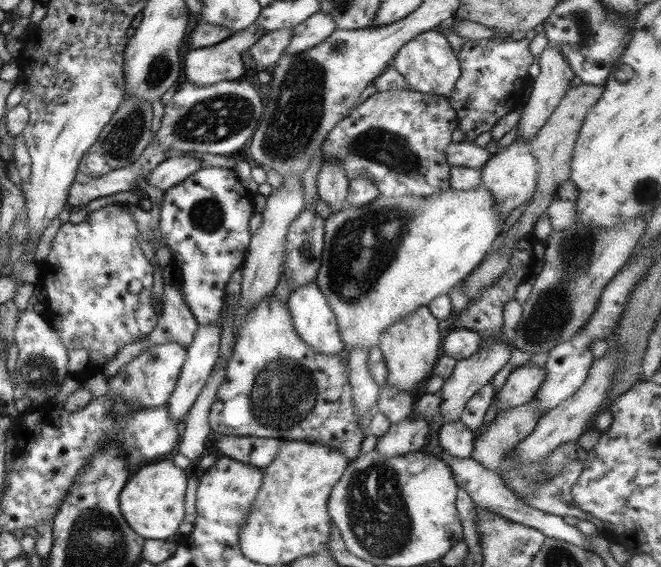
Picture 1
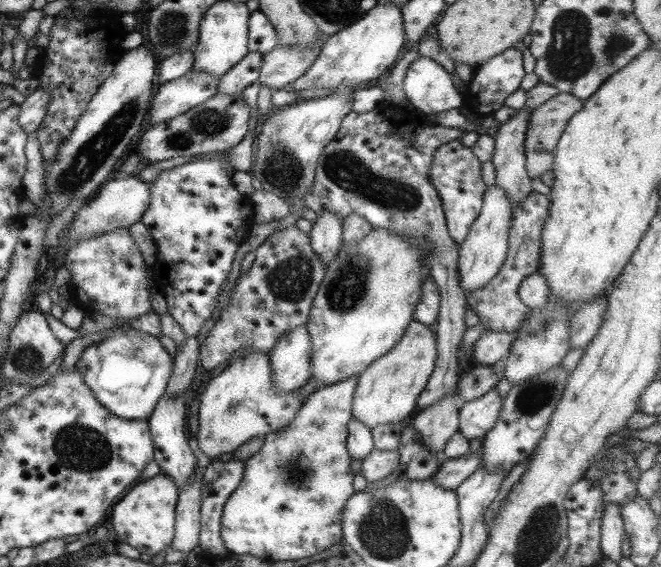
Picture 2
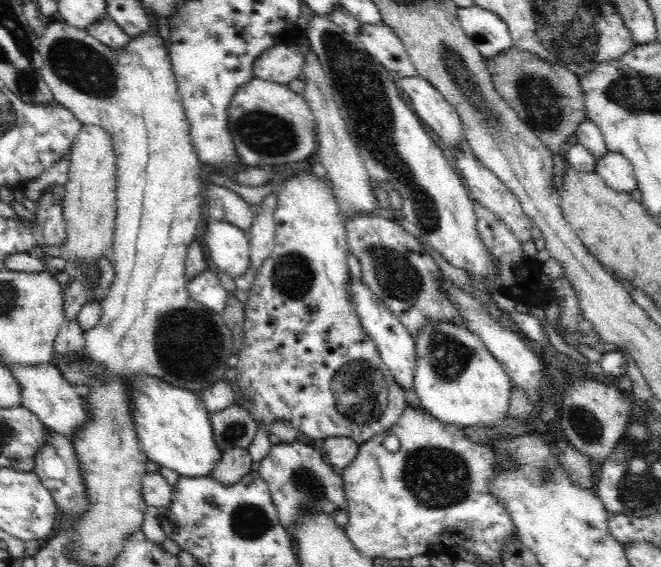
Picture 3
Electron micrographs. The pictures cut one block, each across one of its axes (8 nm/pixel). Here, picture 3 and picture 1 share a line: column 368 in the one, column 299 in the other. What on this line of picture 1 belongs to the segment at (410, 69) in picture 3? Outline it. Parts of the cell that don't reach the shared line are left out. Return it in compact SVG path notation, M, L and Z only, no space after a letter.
M318 11L291 30L292 36L284 53L300 54L306 52L324 42L336 29L330 16Z

